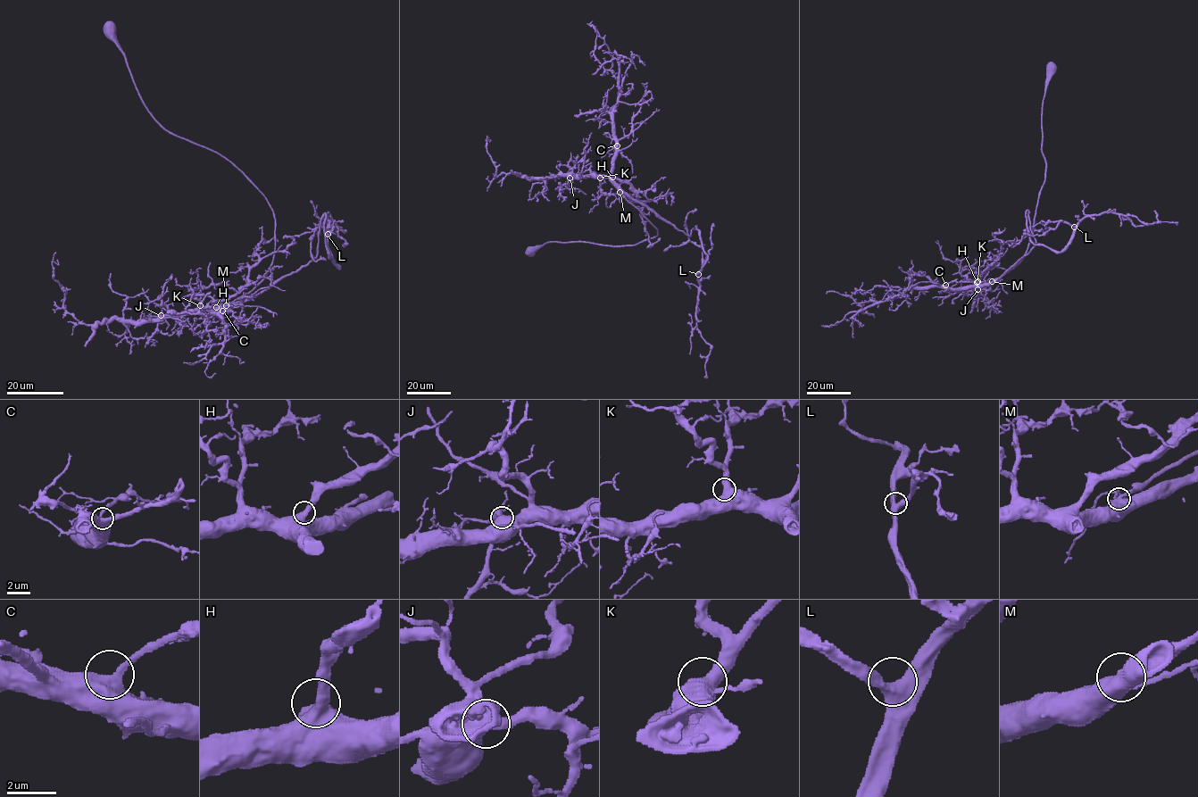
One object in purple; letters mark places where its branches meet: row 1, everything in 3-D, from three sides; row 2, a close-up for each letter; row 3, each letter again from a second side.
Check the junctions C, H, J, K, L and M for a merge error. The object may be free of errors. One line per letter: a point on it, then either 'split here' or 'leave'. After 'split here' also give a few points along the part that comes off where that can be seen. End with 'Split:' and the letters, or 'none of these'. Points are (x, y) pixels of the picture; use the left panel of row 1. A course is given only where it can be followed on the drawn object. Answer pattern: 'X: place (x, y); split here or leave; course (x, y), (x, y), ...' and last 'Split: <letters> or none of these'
C: place (222, 311); leave
H: place (216, 307); leave
J: place (161, 315); leave
K: place (200, 305); leave
L: place (328, 234); leave
M: place (226, 305); leave
Split: none of these

